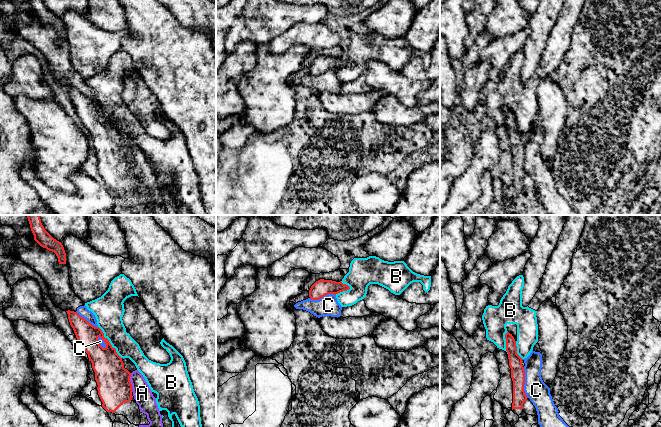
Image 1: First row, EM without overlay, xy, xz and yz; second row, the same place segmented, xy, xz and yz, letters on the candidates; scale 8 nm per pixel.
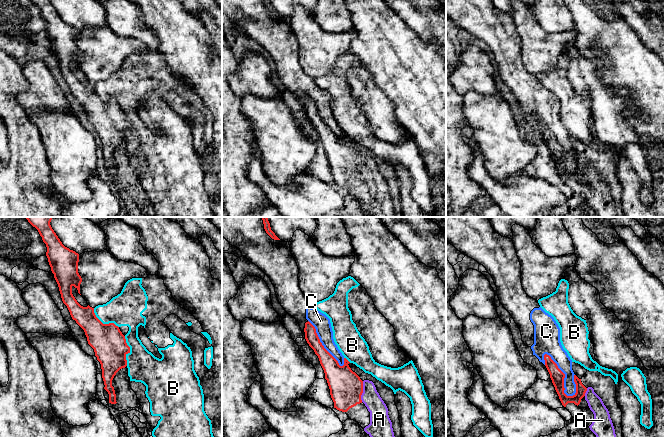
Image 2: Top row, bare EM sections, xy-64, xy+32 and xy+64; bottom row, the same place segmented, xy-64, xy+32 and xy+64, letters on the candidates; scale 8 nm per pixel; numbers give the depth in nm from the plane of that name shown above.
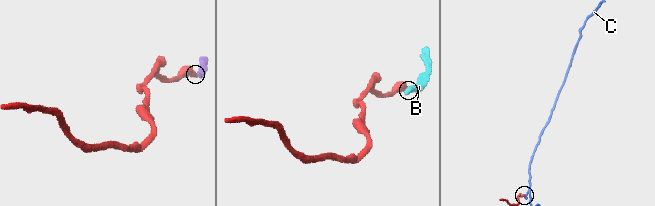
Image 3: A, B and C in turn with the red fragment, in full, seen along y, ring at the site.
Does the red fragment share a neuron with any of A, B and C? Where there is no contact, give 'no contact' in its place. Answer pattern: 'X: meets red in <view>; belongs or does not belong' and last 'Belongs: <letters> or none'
A: meets red in xy; belongs
B: meets red in xy; does not belong
C: meets red in yz; does not belong
Belongs: A

